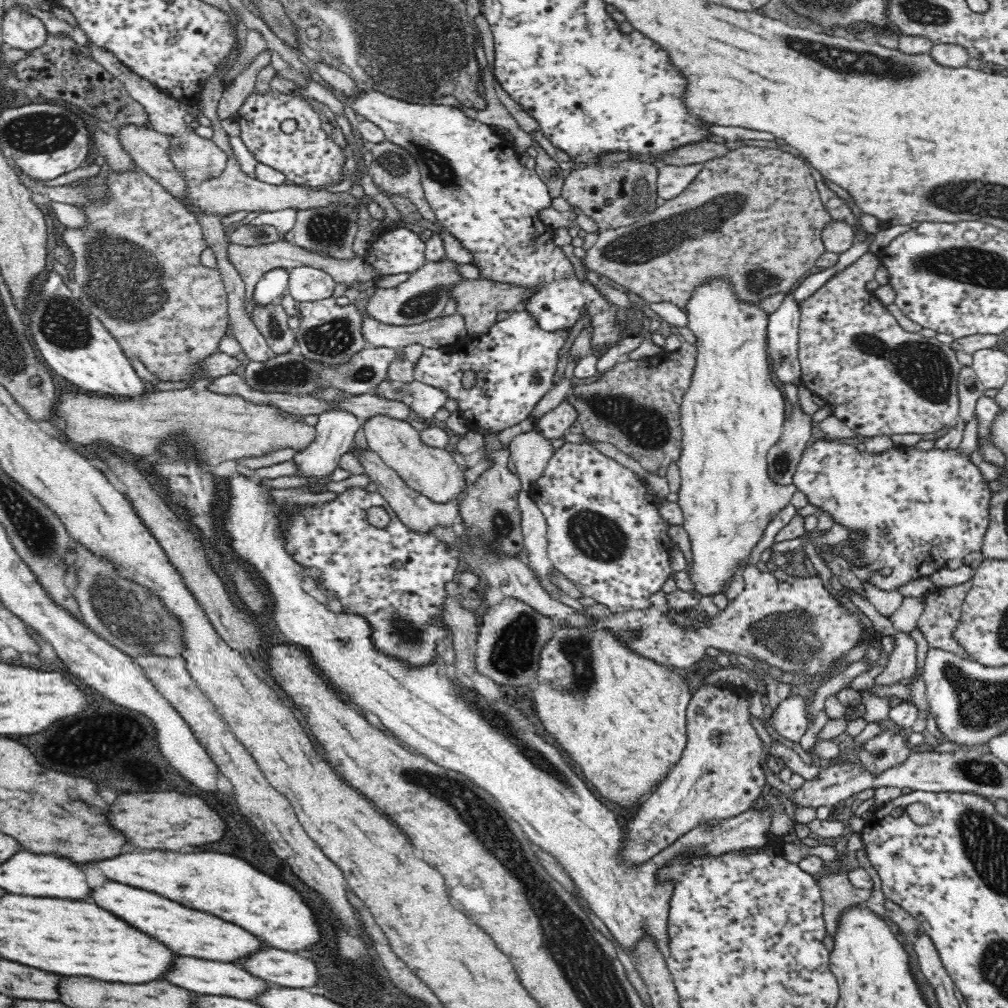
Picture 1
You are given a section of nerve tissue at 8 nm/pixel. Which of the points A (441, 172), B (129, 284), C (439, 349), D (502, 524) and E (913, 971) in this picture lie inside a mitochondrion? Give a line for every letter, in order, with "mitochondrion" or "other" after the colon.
A: mitochondrion
B: mitochondrion
C: other
D: mitochondrion
E: other

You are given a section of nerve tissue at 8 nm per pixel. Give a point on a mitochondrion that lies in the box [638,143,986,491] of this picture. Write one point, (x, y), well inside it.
(925, 367)

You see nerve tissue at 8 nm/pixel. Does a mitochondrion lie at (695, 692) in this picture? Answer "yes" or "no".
no

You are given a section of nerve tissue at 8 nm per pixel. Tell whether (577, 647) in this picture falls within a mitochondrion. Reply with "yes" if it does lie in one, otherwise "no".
yes

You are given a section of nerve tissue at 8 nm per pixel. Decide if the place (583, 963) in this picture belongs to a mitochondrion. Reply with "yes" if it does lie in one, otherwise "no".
yes

